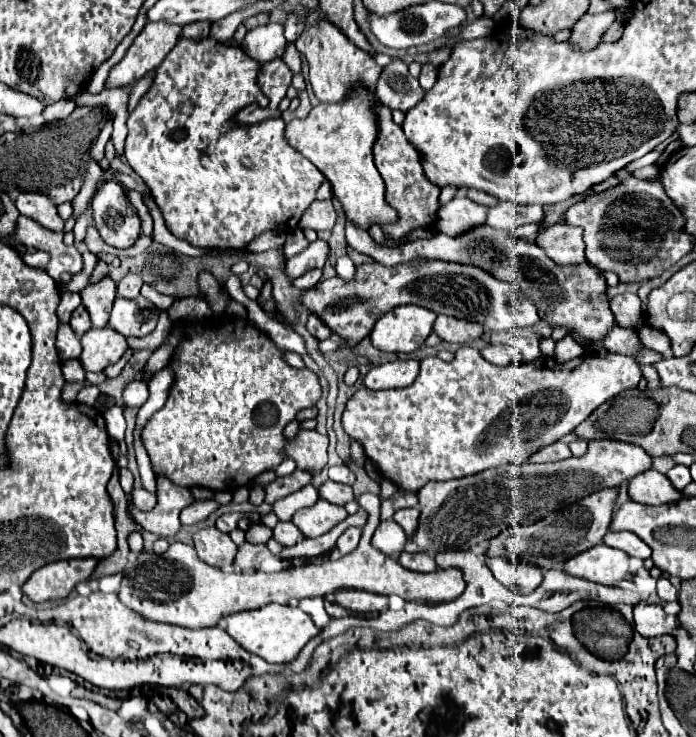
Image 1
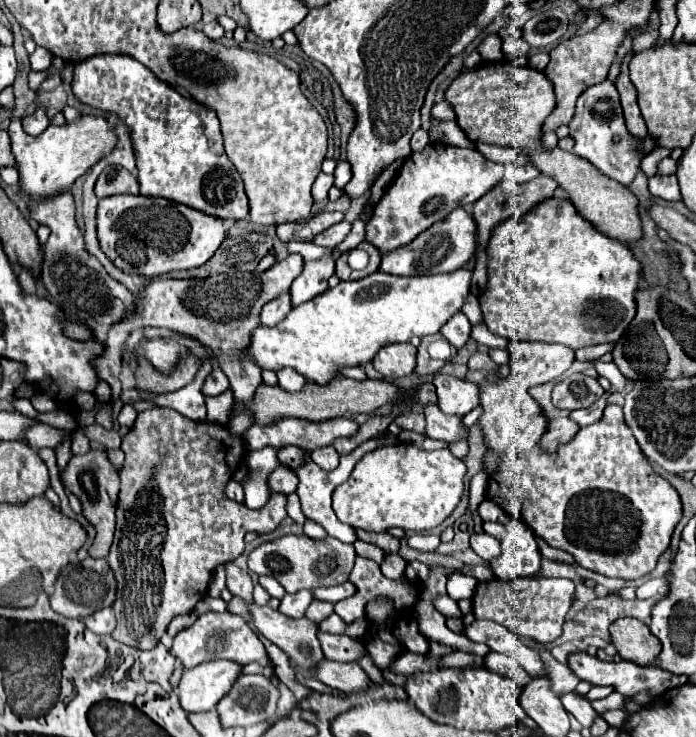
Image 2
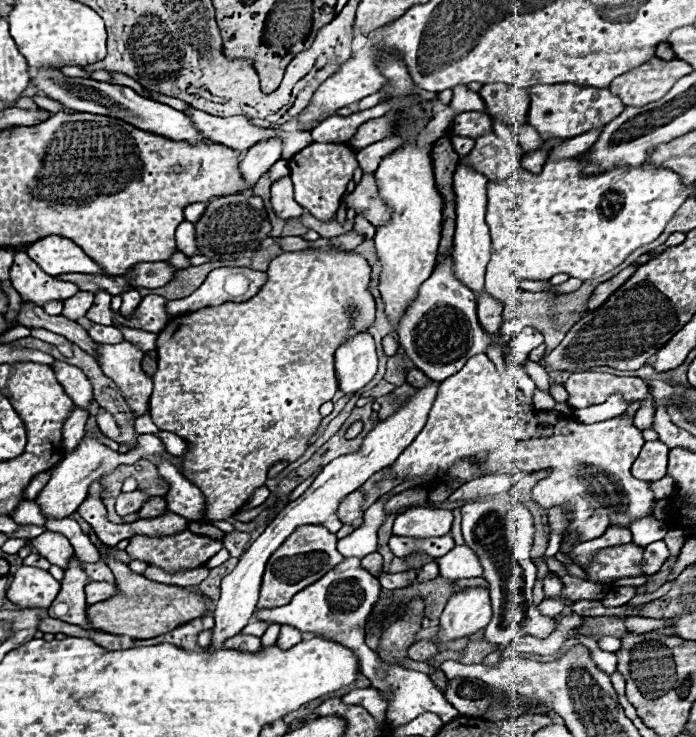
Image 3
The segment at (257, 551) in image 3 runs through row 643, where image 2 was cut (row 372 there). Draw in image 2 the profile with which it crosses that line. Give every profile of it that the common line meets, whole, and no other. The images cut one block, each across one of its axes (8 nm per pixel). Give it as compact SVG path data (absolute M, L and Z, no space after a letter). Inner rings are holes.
M214 366L214 370L210 372L210 376L208 376L206 382L204 382L202 392L204 392L206 396L216 396L216 394L222 394L222 392L228 390L228 388L230 388L230 380L226 378L226 374L224 374L218 366Z

